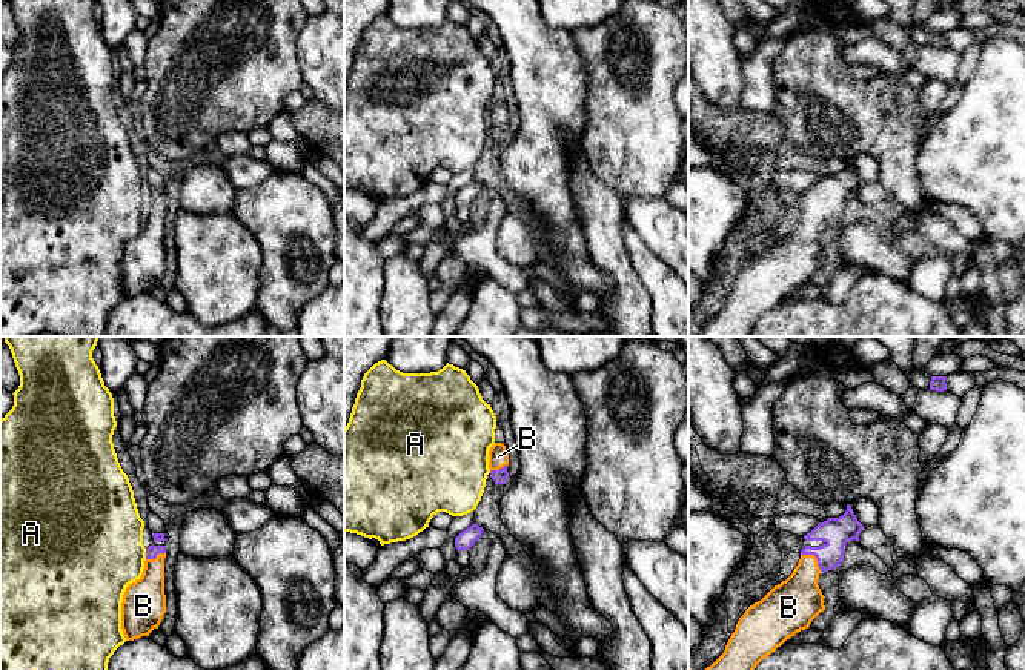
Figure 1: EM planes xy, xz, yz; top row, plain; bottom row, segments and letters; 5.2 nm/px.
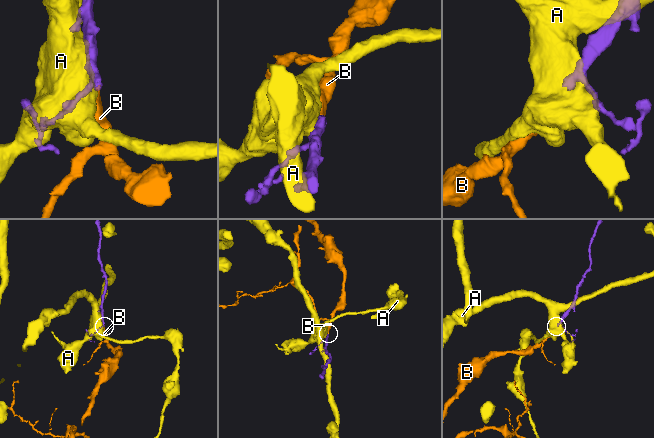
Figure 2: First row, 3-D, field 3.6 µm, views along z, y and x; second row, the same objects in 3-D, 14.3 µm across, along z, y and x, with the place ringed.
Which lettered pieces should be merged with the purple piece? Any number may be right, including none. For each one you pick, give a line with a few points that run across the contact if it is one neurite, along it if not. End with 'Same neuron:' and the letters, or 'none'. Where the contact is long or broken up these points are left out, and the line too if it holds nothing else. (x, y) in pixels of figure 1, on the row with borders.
B: line yz (836, 532), (836, 540), (815, 555), (804, 577), (798, 600)
Same neuron: B

